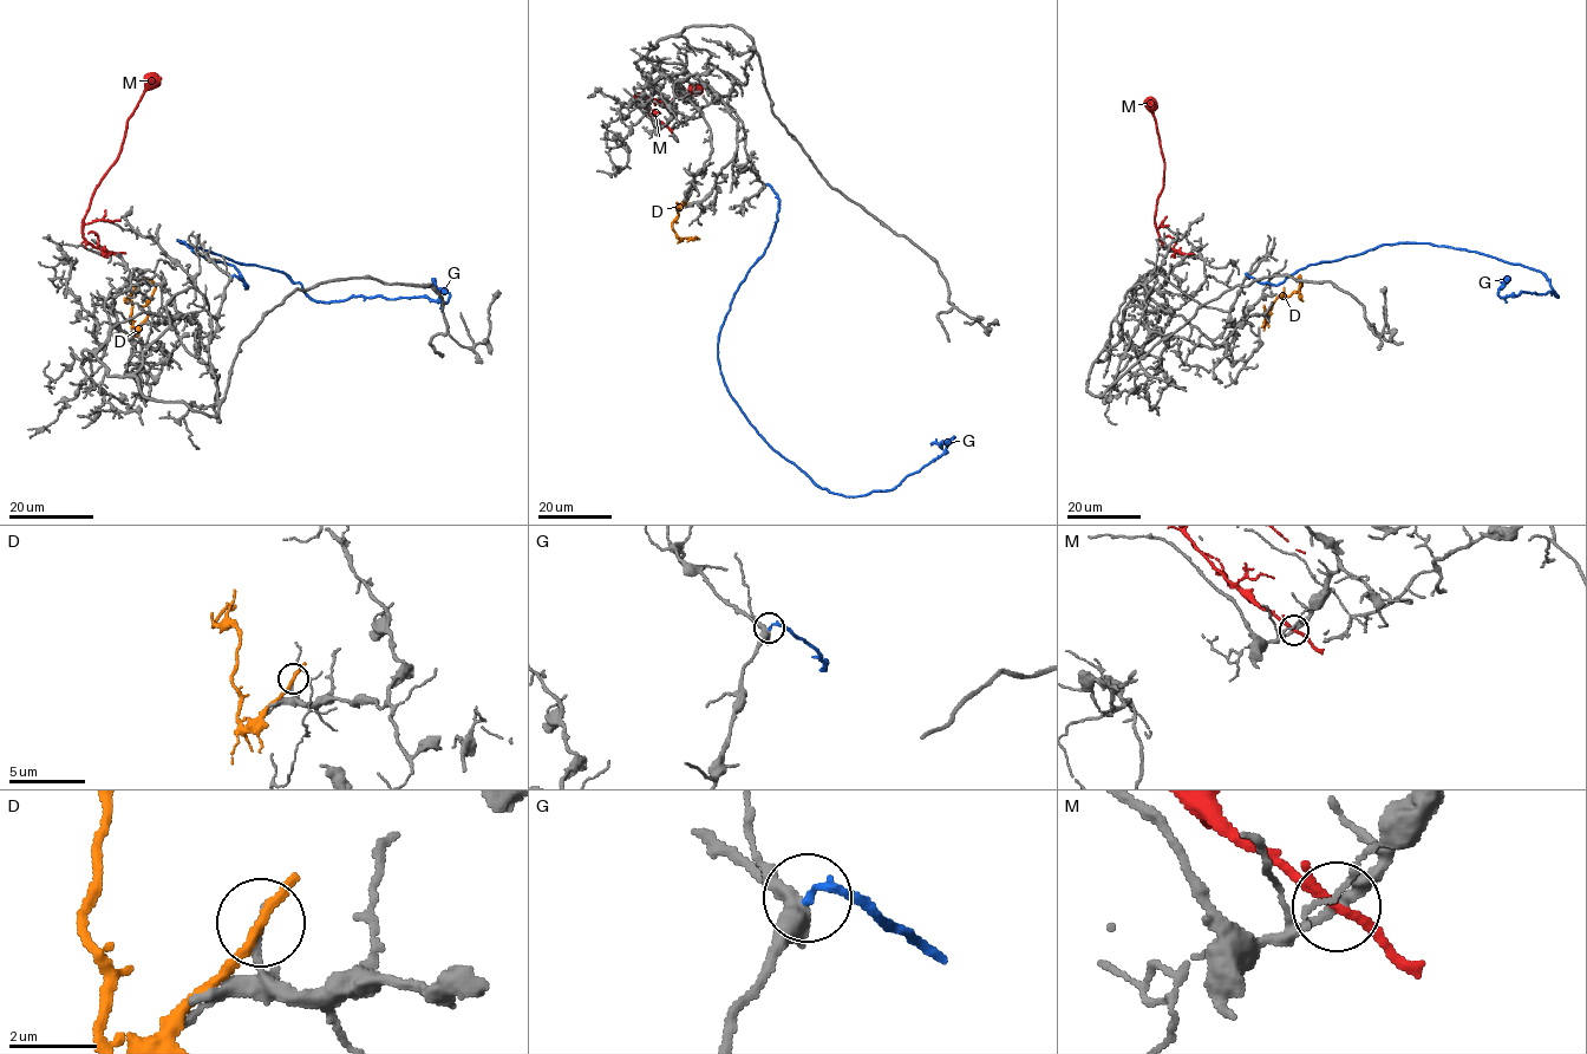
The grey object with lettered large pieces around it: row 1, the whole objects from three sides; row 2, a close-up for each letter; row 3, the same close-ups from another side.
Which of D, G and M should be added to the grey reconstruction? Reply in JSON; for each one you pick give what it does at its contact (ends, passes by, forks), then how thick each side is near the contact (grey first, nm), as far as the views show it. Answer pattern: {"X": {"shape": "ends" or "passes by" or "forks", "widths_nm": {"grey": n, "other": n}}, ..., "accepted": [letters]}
{"accepted": []}

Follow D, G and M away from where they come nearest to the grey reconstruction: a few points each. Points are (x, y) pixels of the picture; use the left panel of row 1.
D: (147, 317), (134, 327), (132, 303), (125, 299), (135, 285), (148, 278), (156, 288), (143, 307)
G: (232, 277), (248, 286), (233, 266), (177, 240), (283, 272), (319, 301), (449, 299), (423, 285)
M: (117, 254), (86, 240), (83, 222), (96, 187), (117, 157), (144, 80), (155, 72)

